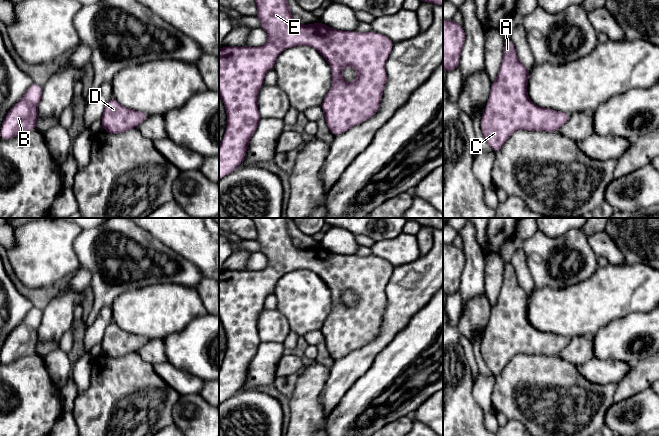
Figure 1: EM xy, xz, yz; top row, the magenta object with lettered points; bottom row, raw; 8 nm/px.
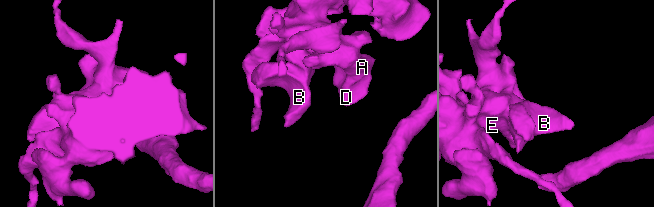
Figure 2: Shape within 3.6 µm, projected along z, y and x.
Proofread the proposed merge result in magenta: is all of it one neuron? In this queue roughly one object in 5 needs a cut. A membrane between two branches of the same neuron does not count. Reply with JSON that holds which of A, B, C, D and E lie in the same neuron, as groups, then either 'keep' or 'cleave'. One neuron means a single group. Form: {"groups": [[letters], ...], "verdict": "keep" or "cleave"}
{"groups": [["A", "B", "C", "D", "E"]], "verdict": "keep"}

